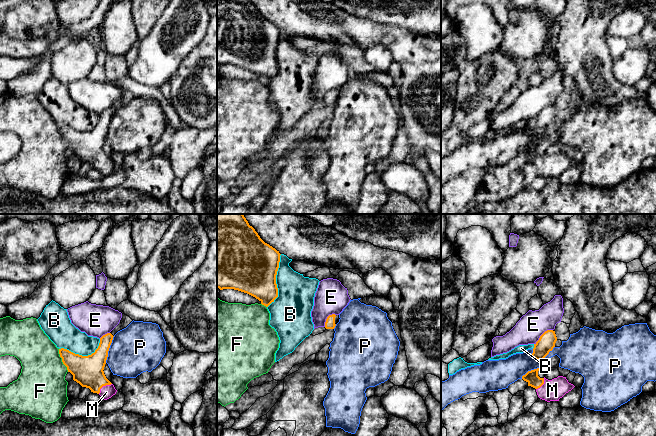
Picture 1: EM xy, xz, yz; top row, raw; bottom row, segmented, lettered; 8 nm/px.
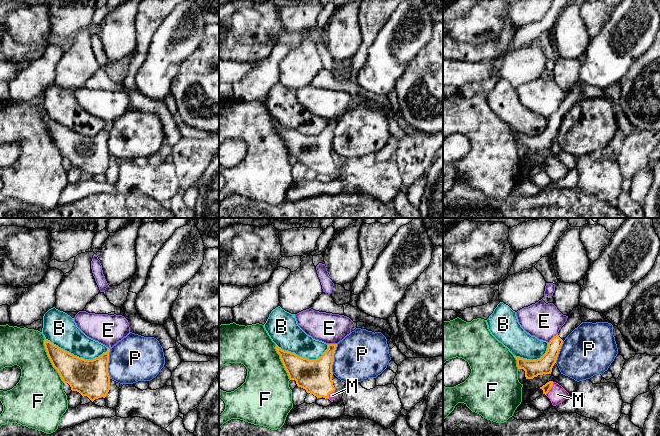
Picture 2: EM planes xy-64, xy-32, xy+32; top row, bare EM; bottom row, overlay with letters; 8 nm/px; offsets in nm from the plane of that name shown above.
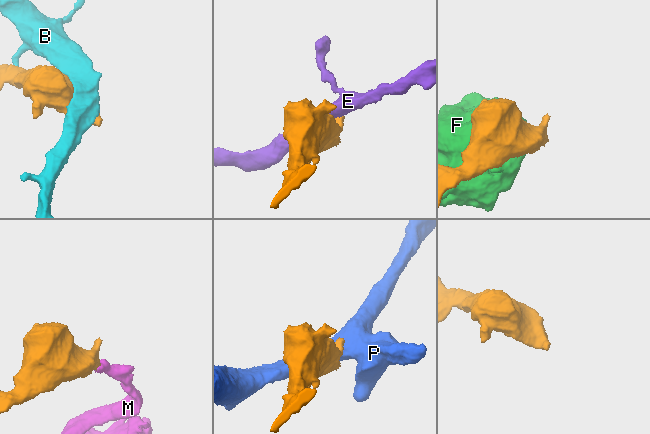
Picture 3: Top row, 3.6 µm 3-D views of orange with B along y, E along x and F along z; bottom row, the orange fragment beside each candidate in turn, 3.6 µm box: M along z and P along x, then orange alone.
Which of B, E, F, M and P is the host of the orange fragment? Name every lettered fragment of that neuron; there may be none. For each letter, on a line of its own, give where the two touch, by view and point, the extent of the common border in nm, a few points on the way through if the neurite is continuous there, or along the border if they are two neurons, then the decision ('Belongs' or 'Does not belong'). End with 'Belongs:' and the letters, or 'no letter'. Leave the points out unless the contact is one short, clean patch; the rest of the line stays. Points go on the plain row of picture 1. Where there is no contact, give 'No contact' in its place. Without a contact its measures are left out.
B: Touches orange at xz (275, 57). Shared border 440 nm. Does not belong
E: Touches orange at yz (542, 110). Shared border 200 nm. Boundary: yz (552, 105), (547, 105), (534, 120). Does not belong
F: Touches orange at xy (62, 136). Shared border 200 nm. Does not belong
M: Touches orange at xy (103, 161). Shared border 140 nm. Path across: xy (88, 147), (103, 161), (106, 168). Belongs
P: Touches orange at yz (543, 134). Shared border 200 nm. Does not belong
Belongs: M

